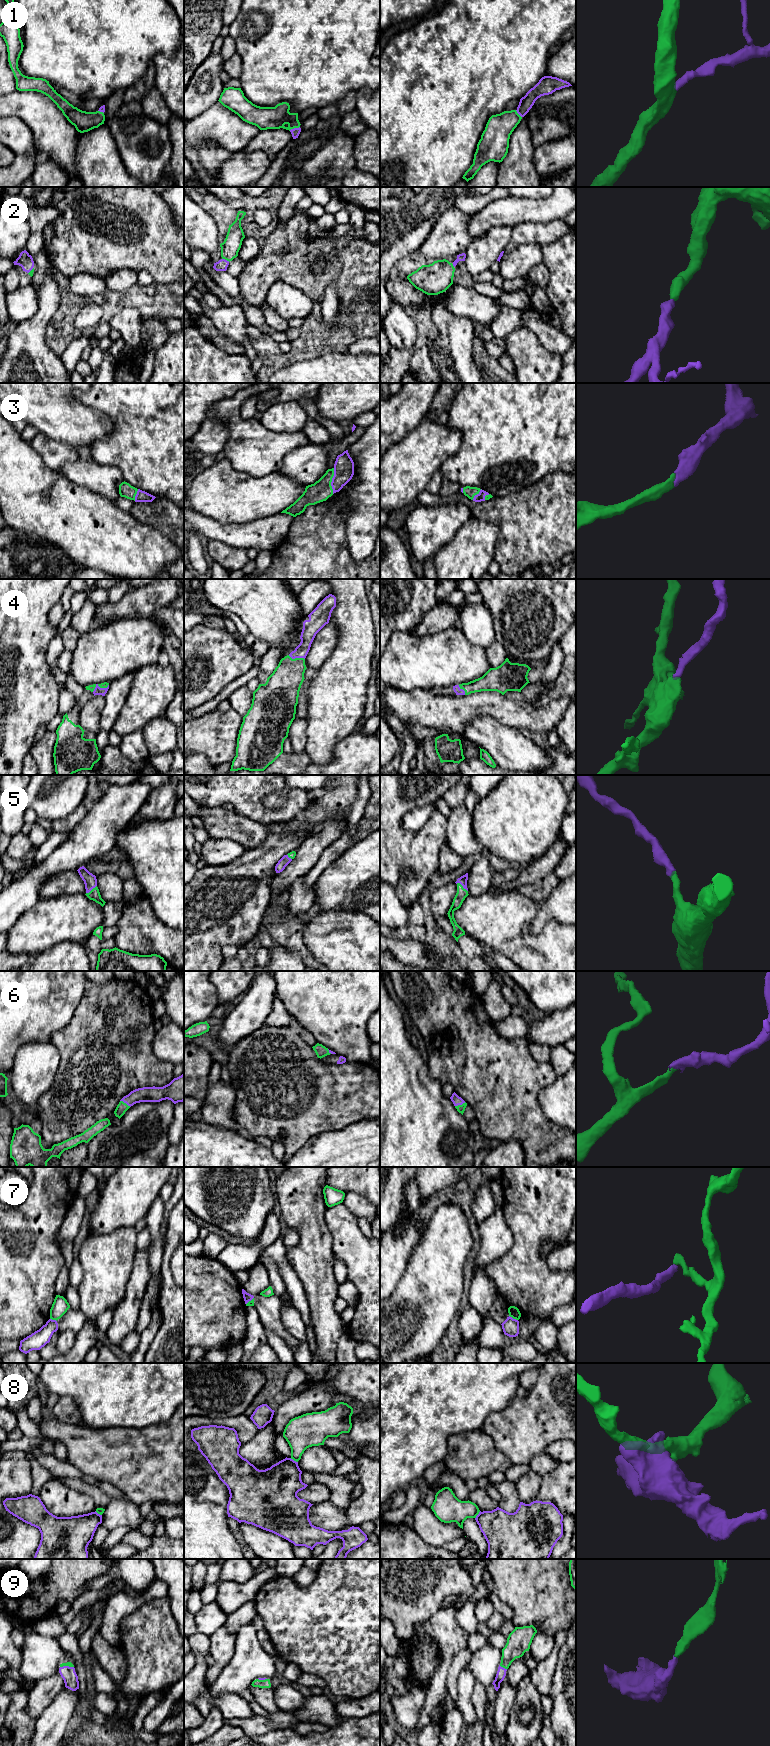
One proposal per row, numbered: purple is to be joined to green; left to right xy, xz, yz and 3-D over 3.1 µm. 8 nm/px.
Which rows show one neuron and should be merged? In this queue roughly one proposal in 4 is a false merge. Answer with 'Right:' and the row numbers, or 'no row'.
Right: 1, 2, 3, 4, 5, 6, 9

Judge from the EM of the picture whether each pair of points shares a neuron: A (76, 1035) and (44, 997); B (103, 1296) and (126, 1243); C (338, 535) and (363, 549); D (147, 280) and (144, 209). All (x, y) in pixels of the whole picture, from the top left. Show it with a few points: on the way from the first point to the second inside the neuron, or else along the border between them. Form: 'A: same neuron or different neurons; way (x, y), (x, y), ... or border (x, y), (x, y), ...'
A: different neurons; border (78, 1002), (71, 1019), (51, 1035), (51, 1040)
B: same neuron; way (104, 1283), (107, 1262), (113, 1256)
C: different neurons; border (342, 516), (346, 547), (349, 556), (354, 561)
D: different neurons; border (138, 272), (146, 271), (153, 281)

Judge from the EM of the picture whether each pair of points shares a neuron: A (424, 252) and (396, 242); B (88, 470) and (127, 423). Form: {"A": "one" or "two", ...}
{"A": "two", "B": "two"}

